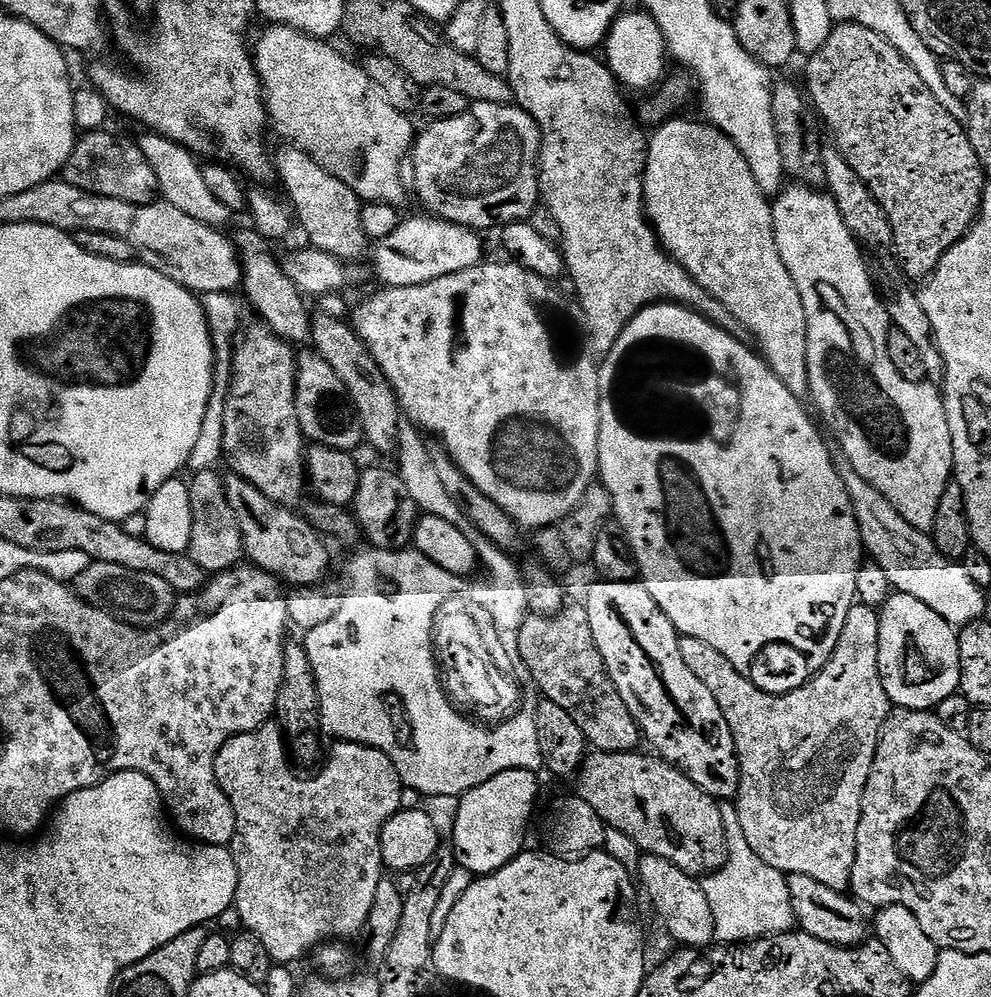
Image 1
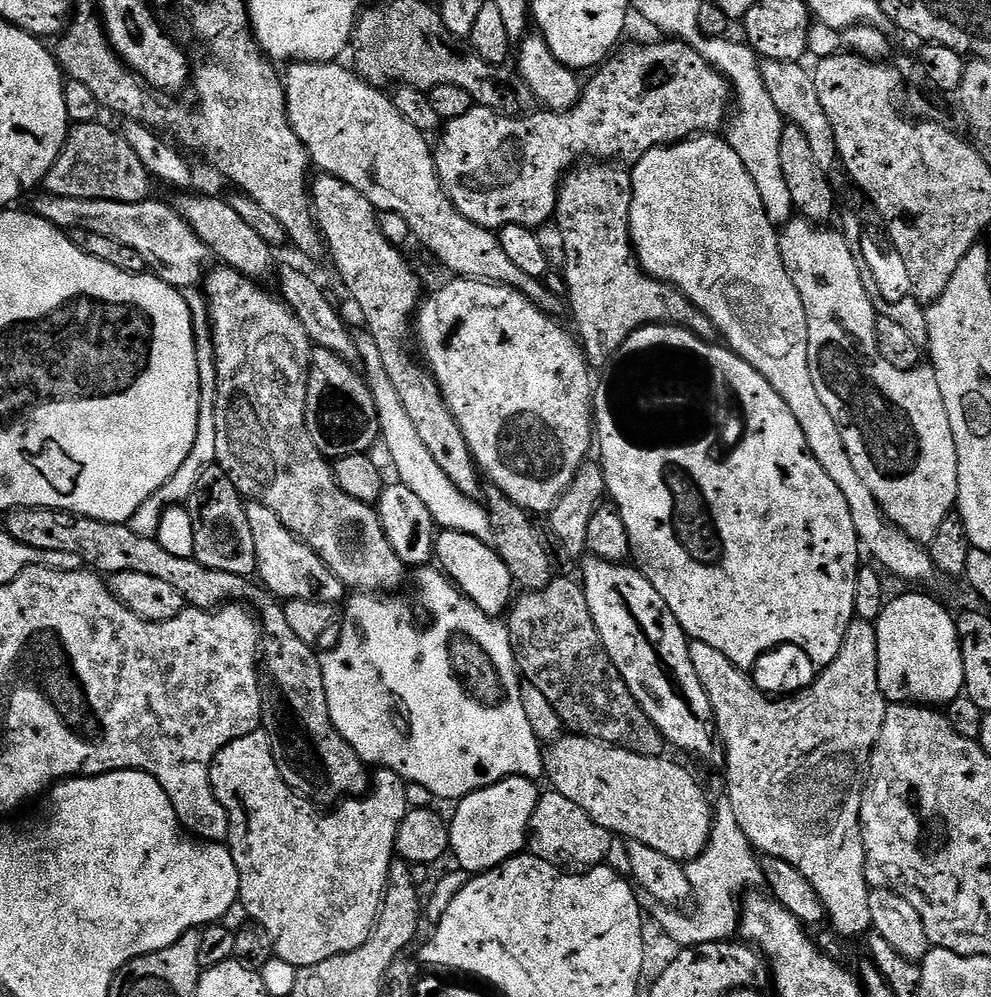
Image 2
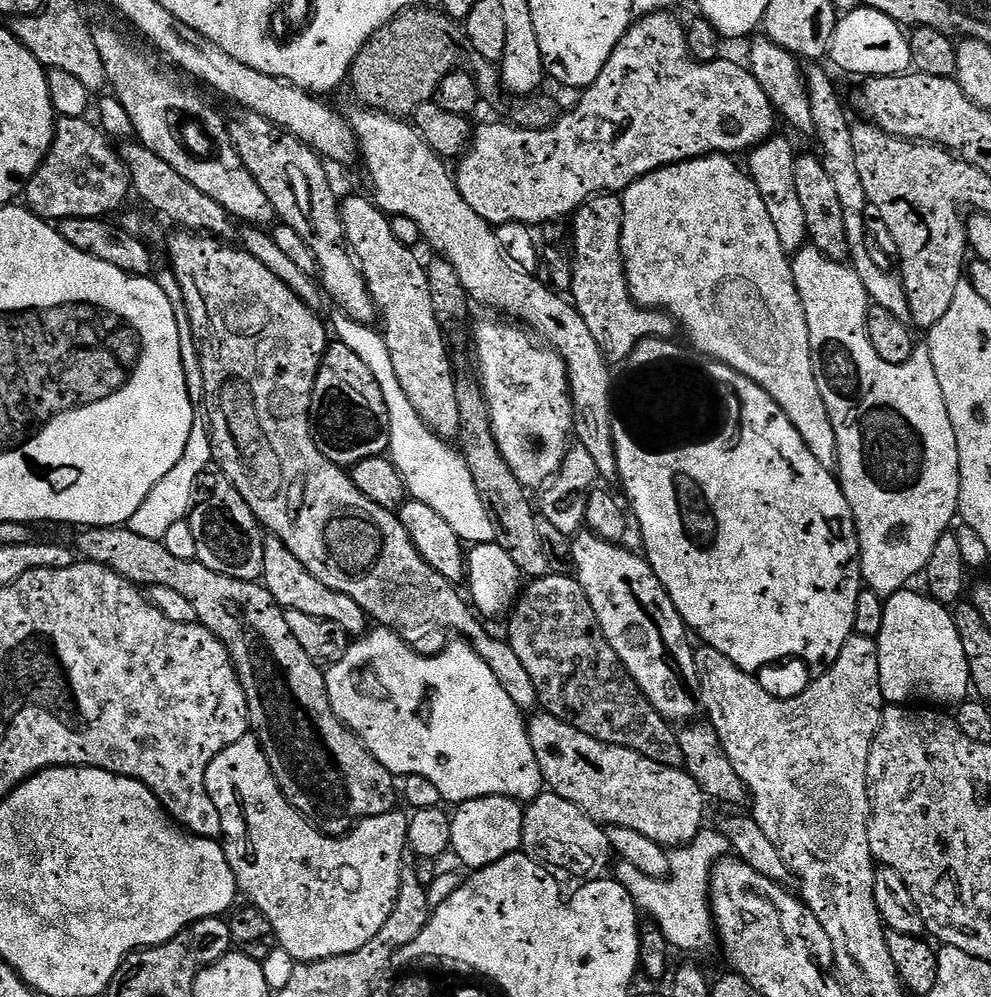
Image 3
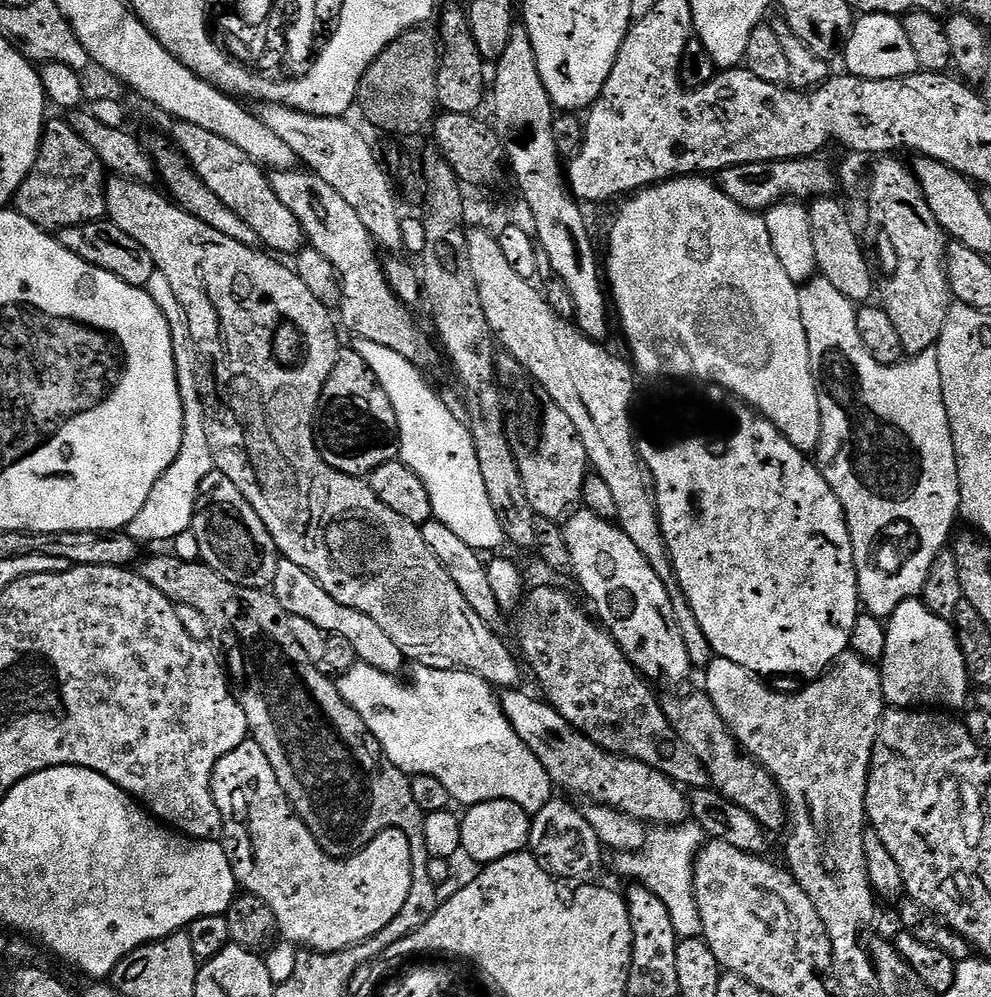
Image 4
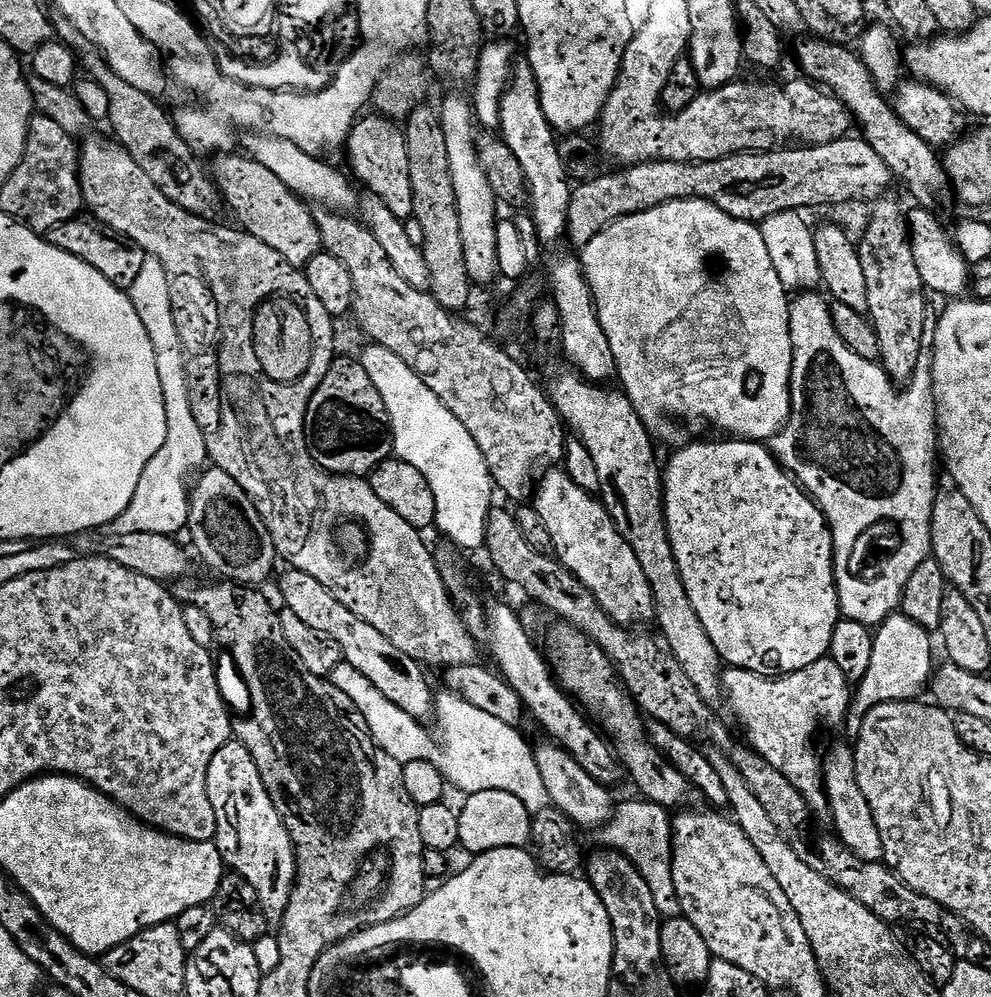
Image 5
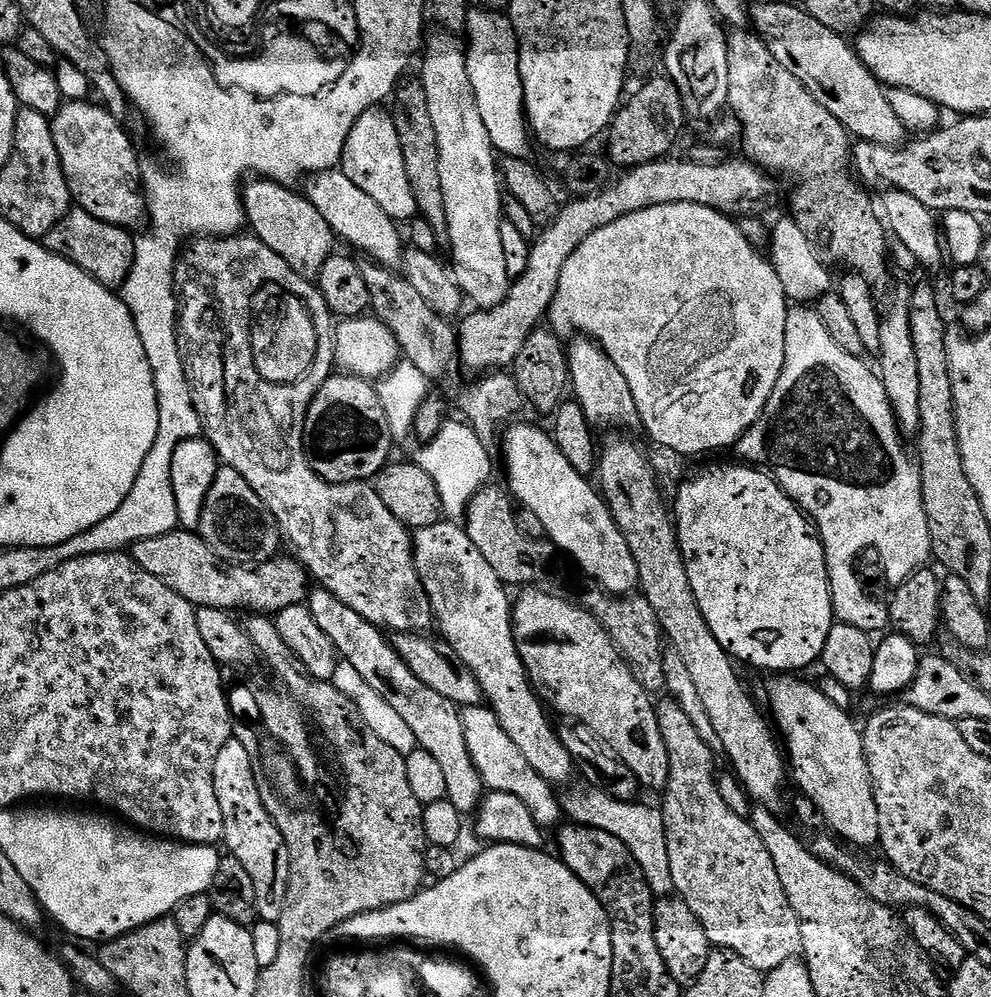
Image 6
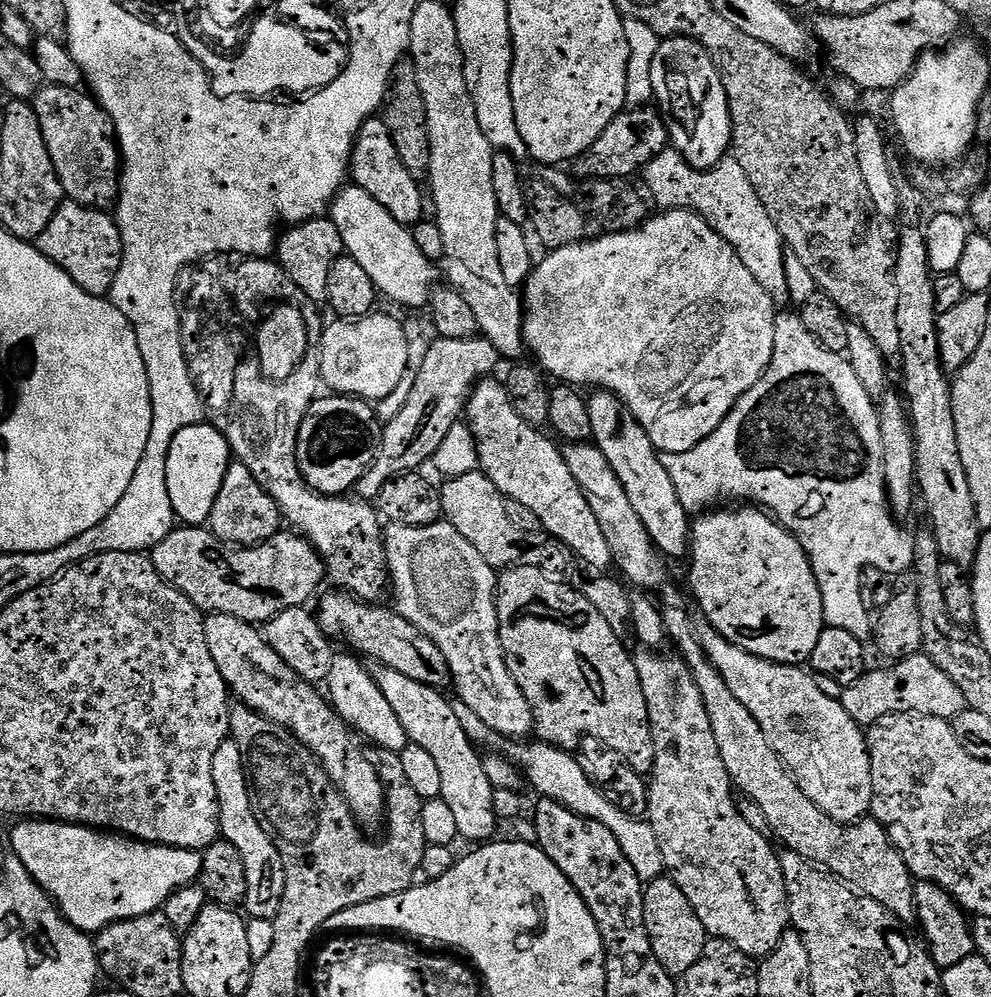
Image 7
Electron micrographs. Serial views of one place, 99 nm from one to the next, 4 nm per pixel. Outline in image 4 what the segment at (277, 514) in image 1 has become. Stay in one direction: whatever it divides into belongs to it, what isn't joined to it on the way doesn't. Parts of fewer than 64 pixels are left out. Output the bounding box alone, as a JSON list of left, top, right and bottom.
[270,558,405,674]

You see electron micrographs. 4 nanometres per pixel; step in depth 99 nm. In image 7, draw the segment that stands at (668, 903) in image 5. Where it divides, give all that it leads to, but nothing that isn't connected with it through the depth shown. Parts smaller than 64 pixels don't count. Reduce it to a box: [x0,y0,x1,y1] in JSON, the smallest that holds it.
[503,742,665,884]

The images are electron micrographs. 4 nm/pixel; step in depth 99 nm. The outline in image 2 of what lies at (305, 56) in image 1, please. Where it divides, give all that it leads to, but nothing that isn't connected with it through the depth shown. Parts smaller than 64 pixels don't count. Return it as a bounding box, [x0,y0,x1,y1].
[283,62,562,313]

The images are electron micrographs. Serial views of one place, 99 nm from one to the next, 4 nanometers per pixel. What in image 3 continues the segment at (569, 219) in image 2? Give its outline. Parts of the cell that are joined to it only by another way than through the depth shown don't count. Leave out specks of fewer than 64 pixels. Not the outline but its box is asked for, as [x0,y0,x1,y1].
[570,195,678,366]

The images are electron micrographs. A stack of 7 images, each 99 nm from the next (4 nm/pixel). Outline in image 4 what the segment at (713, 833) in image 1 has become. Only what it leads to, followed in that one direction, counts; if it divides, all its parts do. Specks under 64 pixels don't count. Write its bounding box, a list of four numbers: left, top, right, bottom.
[498,687,686,826]

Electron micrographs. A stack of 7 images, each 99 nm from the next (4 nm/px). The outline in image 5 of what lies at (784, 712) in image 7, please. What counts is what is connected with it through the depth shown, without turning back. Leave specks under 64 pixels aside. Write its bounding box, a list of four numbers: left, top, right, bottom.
[822,746,884,863]

